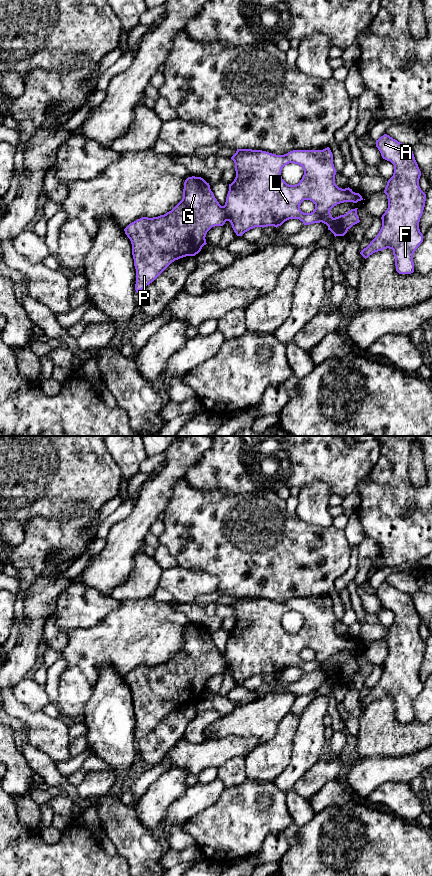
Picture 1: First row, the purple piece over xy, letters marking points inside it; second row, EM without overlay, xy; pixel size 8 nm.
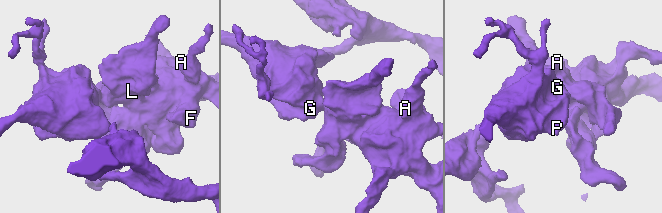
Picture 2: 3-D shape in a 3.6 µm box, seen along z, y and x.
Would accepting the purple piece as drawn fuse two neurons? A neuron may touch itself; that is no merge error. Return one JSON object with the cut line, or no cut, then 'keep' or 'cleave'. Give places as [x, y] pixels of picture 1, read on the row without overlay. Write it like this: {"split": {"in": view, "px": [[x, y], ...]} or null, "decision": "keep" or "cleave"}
{"split": {"in": "xy", "px": [[223, 654], [226, 668]]}, "decision": "cleave"}

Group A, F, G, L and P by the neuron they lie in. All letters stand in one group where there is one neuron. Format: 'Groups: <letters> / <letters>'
Groups: A F L / G P

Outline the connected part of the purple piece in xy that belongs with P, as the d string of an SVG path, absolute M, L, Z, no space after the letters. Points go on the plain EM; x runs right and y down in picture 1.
M188 625L184 630L183 646L171 659L158 665L142 665L124 677L132 692L136 740L152 731L175 708L198 702L207 692L207 680L225 670L225 656L215 646L209 631L201 625Z

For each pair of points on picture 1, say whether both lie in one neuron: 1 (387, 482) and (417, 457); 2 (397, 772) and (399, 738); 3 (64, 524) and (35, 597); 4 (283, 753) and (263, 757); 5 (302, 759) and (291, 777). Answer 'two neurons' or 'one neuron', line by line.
1: two neurons
2: two neurons
3: one neuron
4: one neuron
5: one neuron

